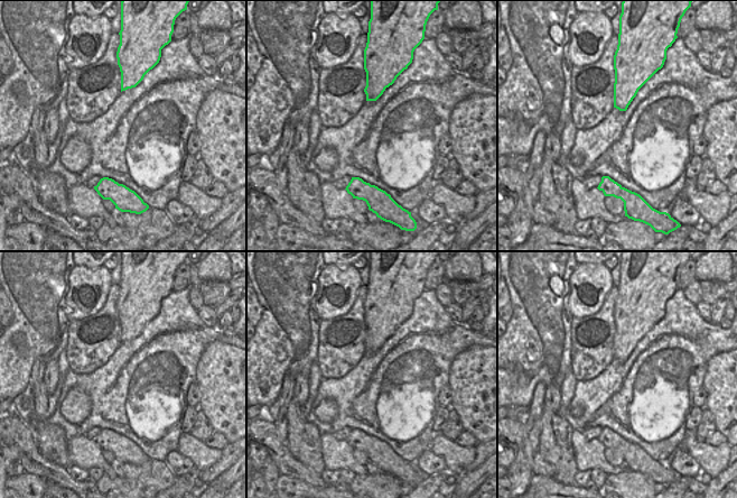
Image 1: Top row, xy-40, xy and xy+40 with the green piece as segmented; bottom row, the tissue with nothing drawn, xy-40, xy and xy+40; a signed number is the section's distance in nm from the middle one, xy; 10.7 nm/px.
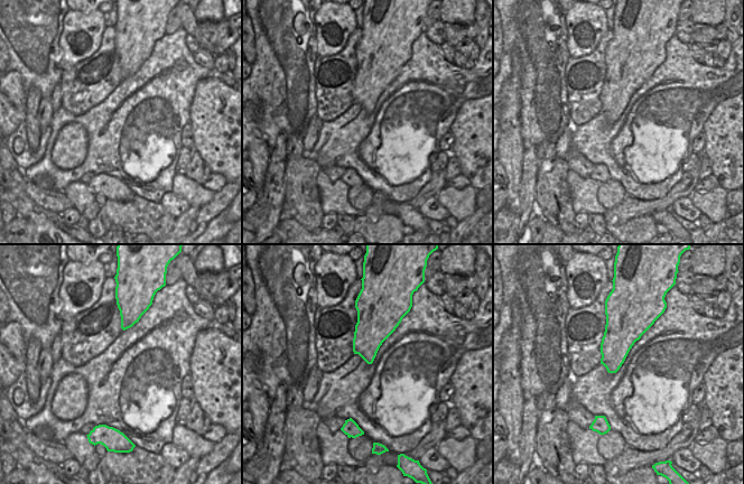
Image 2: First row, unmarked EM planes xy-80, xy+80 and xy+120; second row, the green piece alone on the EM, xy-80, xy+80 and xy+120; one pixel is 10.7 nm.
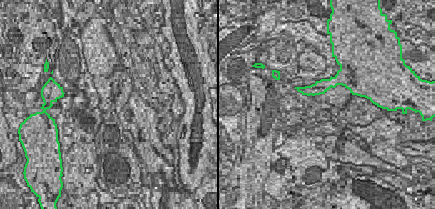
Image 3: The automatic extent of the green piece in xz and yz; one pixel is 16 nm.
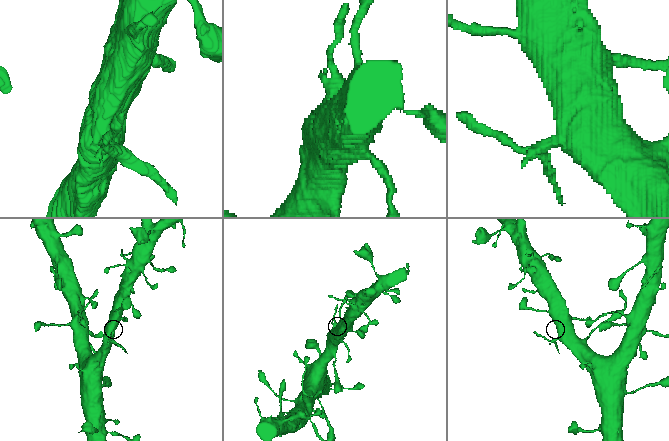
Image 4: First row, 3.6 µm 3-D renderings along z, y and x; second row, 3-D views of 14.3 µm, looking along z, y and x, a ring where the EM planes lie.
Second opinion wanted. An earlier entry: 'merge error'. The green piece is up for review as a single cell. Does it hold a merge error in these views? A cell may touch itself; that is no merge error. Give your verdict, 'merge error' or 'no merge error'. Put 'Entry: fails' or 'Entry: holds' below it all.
merge error
Entry: holds

